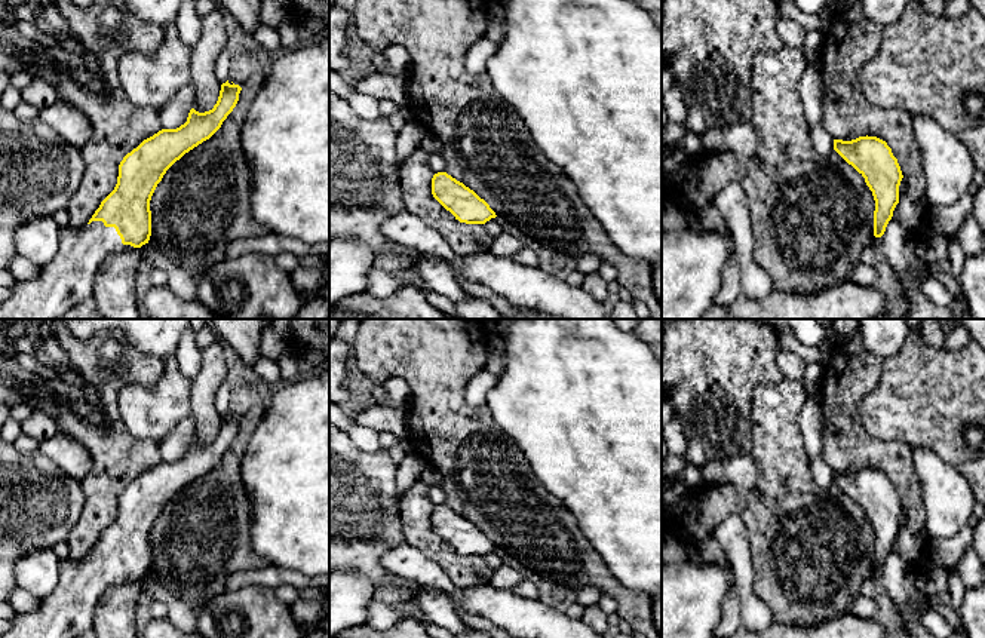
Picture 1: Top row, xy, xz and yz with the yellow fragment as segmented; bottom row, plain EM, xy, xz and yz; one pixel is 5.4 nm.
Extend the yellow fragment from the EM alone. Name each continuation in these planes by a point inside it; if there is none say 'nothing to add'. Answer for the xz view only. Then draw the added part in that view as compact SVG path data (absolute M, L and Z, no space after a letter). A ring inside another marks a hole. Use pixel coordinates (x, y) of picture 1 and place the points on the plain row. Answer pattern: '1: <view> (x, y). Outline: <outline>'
nothing to add

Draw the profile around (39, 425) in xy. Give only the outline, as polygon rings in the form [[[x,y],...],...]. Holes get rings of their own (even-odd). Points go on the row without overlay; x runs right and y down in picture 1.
[[[34,408],[33,412],[21,421],[21,430],[22,433],[42,442],[56,435],[59,429],[49,414],[43,410]]]

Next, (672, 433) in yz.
[[[671,418],[662,429],[662,438],[666,442],[669,456],[687,457],[687,439],[682,432],[682,424],[678,418]]]

